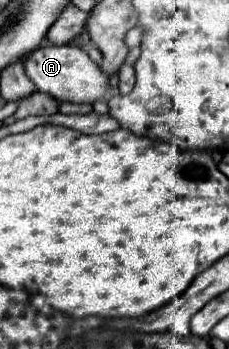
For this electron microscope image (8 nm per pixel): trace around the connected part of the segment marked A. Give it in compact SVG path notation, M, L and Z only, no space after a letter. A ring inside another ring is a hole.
M45 45L31 51L23 61L25 73L35 83L35 87L43 93L49 93L57 101L69 103L95 103L105 97L107 91L107 75L99 69L97 63L77 45Z

